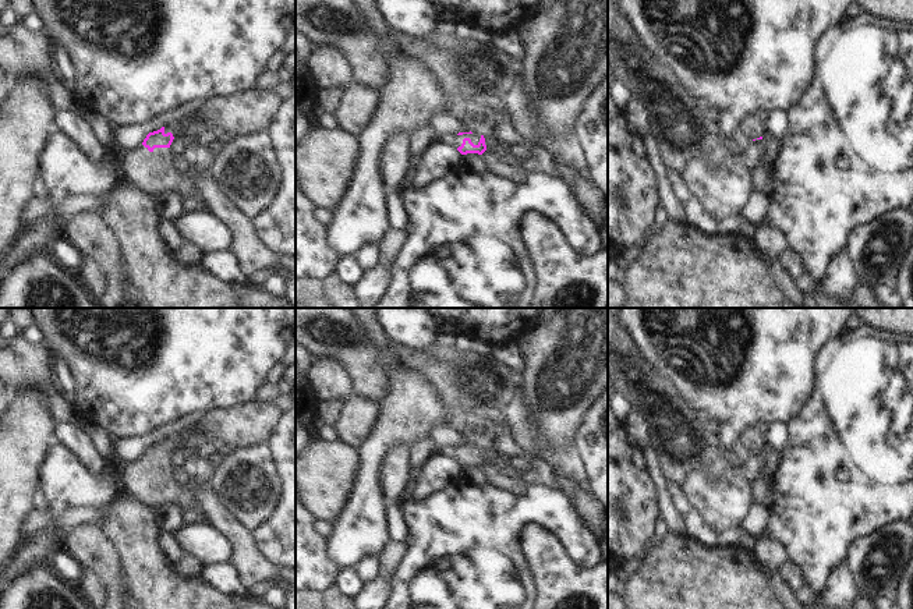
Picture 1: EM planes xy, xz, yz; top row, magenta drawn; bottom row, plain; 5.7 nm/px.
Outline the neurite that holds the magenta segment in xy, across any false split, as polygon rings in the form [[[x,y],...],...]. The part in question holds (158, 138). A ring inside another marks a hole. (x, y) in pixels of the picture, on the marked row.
[[[250,89],[227,98],[209,99],[198,111],[149,132],[142,145],[149,152],[153,152],[155,148],[170,148],[173,139],[184,135],[191,123],[201,121],[208,121],[215,128],[215,132],[205,138],[208,141],[217,139],[219,134],[231,137],[258,134],[268,128],[282,102],[272,89]]]

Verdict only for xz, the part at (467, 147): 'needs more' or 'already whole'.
needs more

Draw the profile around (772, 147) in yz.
[[[764,130],[762,139],[765,142],[765,152],[760,160],[761,166],[772,169],[781,151],[782,141],[776,139],[769,131]]]

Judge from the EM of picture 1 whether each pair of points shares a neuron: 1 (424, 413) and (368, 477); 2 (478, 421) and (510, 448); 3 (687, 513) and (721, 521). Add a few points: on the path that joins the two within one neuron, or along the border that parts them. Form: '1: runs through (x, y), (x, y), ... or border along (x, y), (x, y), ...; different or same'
1: runs through (404, 418), (371, 452), (371, 457); same
2: border along (474, 407), (488, 422); different
3: border along (683, 489), (687, 502), (717, 535); different

